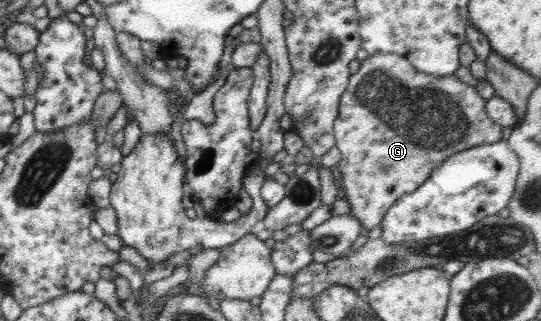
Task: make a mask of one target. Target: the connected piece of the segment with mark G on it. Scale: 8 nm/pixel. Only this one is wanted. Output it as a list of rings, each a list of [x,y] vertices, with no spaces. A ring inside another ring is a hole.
[[[377,52],[362,60],[358,72],[350,74],[347,90],[341,96],[338,114],[334,121],[334,140],[337,148],[341,151],[338,176],[340,177],[341,192],[345,194],[344,199],[350,204],[350,215],[361,223],[361,227],[368,230],[374,229],[380,225],[385,213],[398,198],[415,192],[425,182],[425,179],[431,177],[434,169],[438,168],[447,158],[475,145],[493,144],[502,141],[502,128],[487,116],[486,104],[487,102],[480,96],[475,87],[459,81],[454,74],[435,76],[426,72],[419,72],[404,56],[392,52]]]

